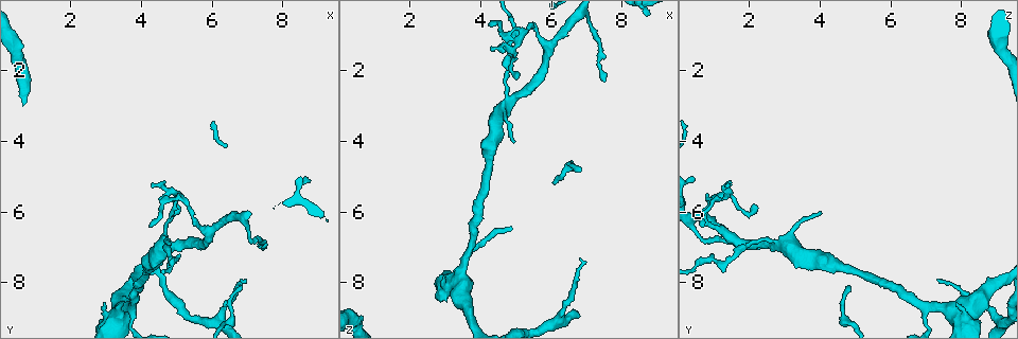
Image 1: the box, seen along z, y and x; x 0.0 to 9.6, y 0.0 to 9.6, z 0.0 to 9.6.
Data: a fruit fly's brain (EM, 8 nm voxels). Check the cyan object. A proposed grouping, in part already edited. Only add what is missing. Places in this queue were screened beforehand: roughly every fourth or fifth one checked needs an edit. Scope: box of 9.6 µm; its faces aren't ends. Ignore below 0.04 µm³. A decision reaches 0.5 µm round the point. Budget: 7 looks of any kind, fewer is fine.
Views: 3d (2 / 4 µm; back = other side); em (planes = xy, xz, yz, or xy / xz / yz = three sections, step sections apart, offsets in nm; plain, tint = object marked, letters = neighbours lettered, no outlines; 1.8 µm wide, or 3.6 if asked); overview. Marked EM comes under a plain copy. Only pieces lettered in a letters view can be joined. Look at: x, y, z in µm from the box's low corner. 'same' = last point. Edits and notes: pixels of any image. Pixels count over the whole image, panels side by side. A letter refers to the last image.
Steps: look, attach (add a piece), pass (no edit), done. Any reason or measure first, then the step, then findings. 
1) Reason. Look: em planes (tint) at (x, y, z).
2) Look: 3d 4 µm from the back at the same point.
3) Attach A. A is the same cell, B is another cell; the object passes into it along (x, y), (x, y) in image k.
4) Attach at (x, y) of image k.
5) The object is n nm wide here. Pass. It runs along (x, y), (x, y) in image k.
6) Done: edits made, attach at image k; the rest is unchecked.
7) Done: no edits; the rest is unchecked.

Look: em 3.6 µm planes (letters) at (6.85, 7.85, 7.35).

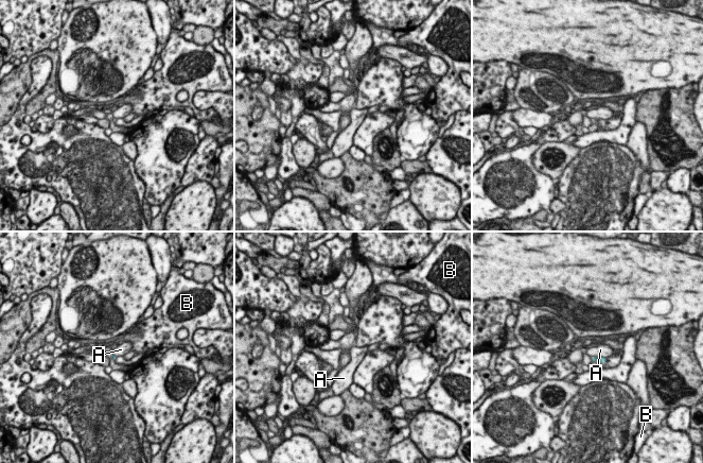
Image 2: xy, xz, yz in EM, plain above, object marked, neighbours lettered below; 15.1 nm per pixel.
Pass. A and B are other cells; a border runs along (591, 355), (596, 357) in image 2; no lettered piece goes on from it.

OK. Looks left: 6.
Look: 3d 2 µm at (4.90, 6.05, 4.05).

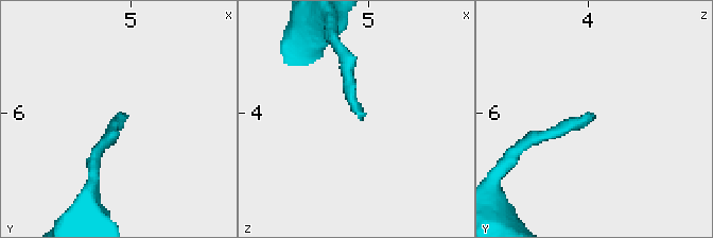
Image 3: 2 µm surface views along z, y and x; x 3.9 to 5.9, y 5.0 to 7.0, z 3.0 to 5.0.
Look: em planes (letters) at (4.92, 6.00, 4.04).

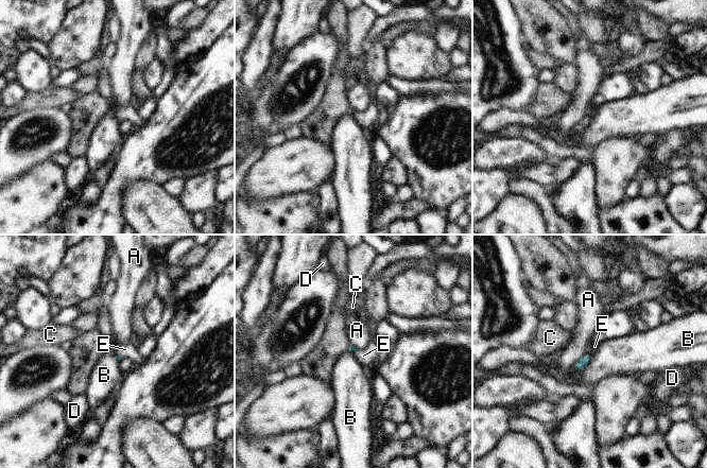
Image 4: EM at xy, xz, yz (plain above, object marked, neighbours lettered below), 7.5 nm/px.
Attach E. E is the same cell, A, B, C and D are other cells; the object passes into it along (583, 362), (588, 353), (595, 346) in image 4; it goes on there.

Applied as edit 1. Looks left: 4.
Look: overview.

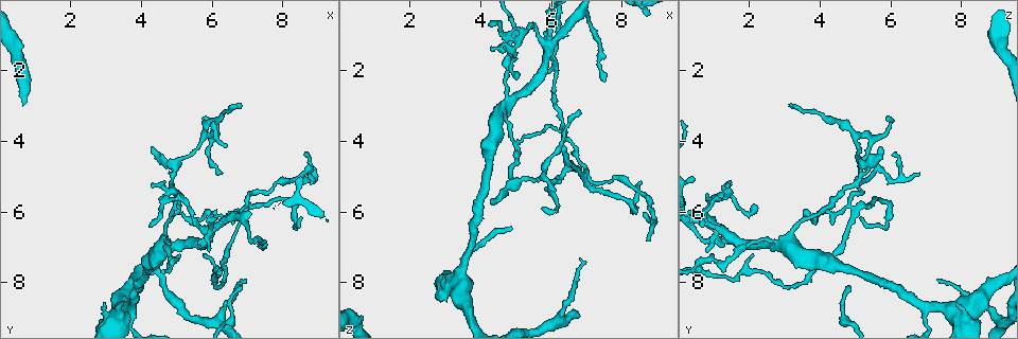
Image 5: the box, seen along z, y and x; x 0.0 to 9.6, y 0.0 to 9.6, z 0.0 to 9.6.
Free end. Look: 3d 2 µm at (5.80, 7.20, 2.10).

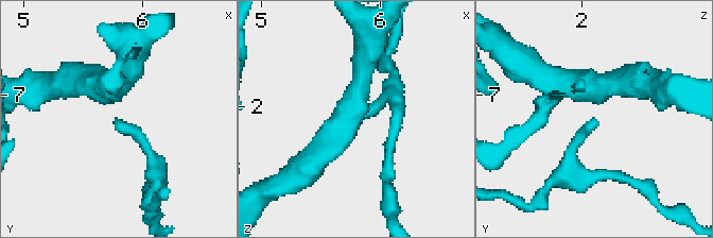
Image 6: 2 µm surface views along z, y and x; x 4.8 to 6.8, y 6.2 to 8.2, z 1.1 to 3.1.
Need the tissue. Look: em planes (tint) at (5.78, 7.24, 2.12).

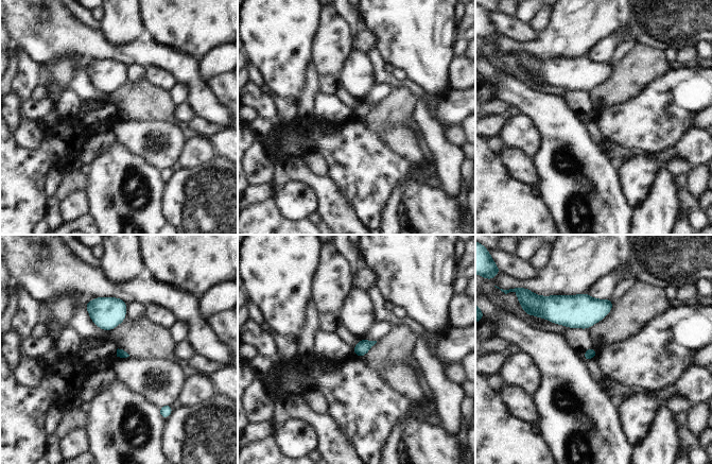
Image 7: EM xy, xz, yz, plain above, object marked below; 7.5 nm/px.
Look: em planes (letters) at the same point.

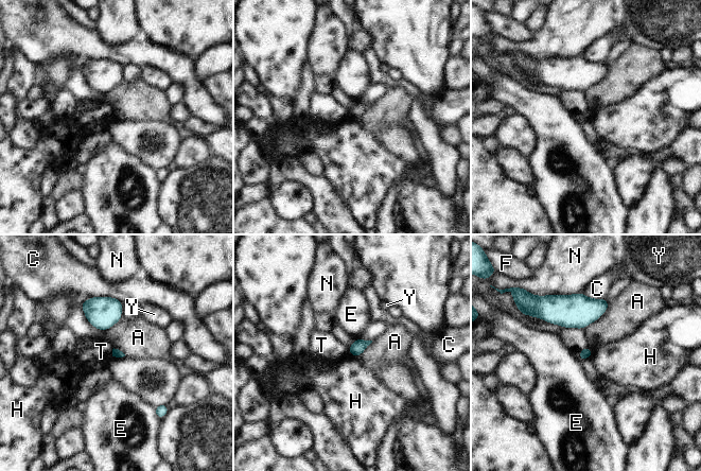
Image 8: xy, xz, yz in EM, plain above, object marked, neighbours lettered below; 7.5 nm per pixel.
Pass. A, C, E, F, H, N, T and Y are other cells; a border runs along (114, 348), (111, 355) in image 8; none of them fits.

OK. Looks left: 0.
Done: edits made, attach at image 4; the rest is unchecked.

